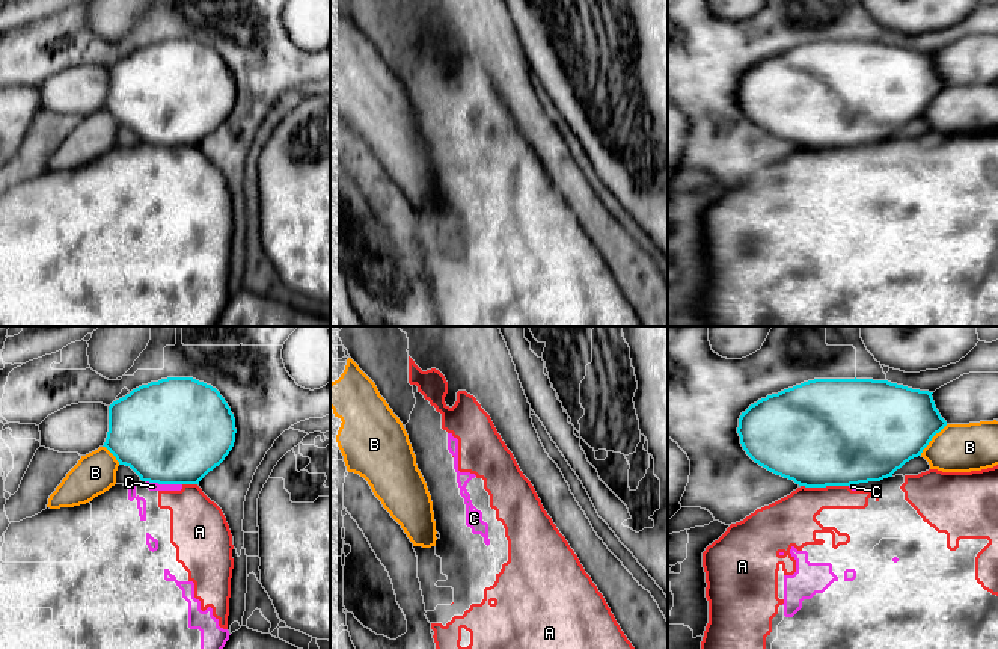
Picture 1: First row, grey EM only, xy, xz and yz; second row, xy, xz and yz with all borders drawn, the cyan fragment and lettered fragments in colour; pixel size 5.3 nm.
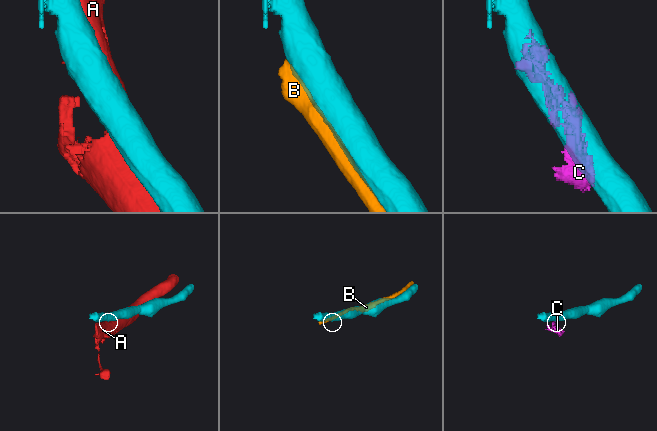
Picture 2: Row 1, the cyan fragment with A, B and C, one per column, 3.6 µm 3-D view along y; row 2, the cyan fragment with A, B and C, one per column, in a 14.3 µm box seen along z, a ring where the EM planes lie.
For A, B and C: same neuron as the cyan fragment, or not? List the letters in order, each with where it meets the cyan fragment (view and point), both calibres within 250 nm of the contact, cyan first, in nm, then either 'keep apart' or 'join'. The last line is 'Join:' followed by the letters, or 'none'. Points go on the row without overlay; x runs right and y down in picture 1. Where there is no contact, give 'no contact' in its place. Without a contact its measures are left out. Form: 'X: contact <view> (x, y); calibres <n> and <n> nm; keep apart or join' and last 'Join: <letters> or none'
A: contact yz (825, 148); calibres 500 and 260 nm; keep apart
B: contact yz (930, 101); calibres 440 and 260 nm; keep apart
C: contact xy (165, 145); calibres 500 and 50 nm; keep apart
Join: none

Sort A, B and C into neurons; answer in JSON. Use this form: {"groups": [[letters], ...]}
{"groups": [["A", "C"], ["B"]]}

